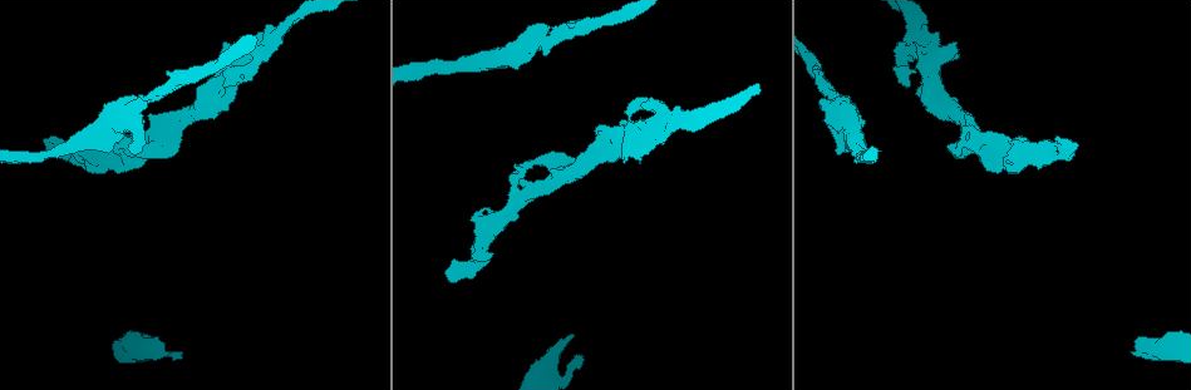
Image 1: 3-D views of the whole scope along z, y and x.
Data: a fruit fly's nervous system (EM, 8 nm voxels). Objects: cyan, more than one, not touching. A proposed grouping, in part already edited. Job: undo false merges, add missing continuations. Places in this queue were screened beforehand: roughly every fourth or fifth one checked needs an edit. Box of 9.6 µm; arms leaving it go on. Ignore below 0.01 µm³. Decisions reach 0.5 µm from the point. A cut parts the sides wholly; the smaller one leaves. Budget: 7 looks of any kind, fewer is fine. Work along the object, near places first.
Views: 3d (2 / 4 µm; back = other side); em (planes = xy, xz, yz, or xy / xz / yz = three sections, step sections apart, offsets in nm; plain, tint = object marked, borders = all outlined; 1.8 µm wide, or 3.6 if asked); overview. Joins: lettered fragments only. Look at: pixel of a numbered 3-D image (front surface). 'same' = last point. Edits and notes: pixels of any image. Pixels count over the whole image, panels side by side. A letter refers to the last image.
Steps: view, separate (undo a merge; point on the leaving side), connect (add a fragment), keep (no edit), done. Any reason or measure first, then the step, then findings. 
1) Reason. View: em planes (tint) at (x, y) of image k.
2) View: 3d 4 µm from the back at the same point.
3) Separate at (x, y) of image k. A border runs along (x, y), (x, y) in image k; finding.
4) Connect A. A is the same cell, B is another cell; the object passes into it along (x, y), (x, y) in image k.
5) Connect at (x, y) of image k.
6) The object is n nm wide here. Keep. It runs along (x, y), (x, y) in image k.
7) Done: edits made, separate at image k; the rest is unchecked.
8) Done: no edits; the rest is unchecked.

Abrupt turn. View: 3d 2 µm at (552, 187) of image 1.

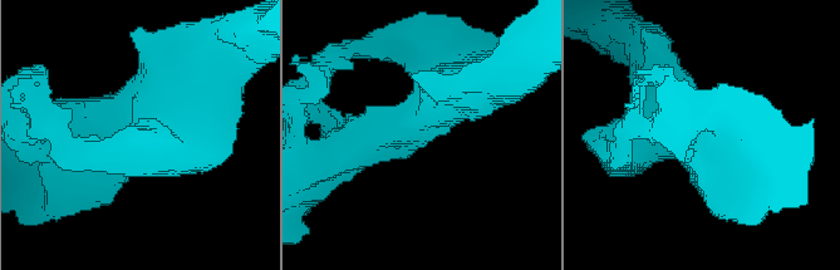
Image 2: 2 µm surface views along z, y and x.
Need the tissue. View: em xy step 8 (tint) at (416, 127) of image 2.

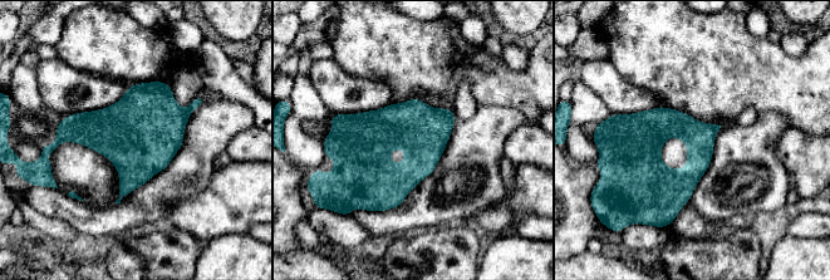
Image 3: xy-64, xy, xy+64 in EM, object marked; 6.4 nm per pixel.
View: em xy step 8 (borders) at the same point.

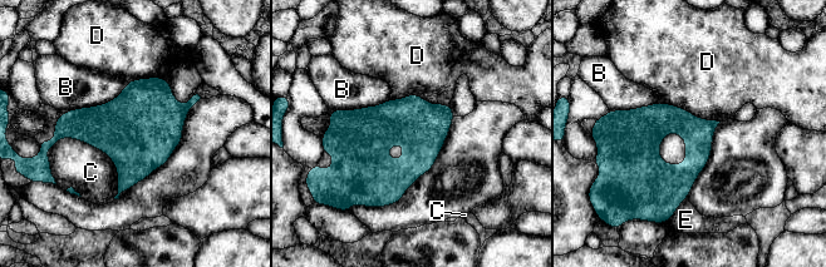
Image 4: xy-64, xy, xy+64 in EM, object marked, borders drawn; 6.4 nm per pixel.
Keep. B, C, D and E are other cells; a border runs along (658, 102), (719, 122) in image 4; one neuron here.

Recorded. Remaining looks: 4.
Free end. View: 3d 4 µm at (450, 269) of image 1.

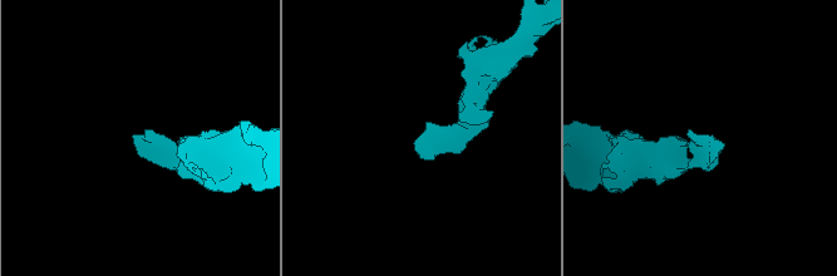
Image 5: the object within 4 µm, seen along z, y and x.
Now the EM. View: em xz step 4 (tint) at (137, 137) of image 5.

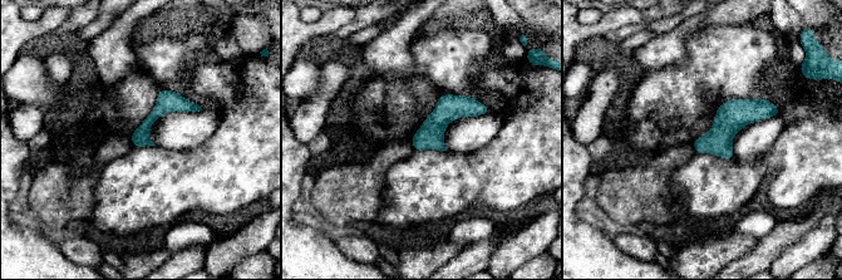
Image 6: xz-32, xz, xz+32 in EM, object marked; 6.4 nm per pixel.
View: em planes (borders) at the same point.

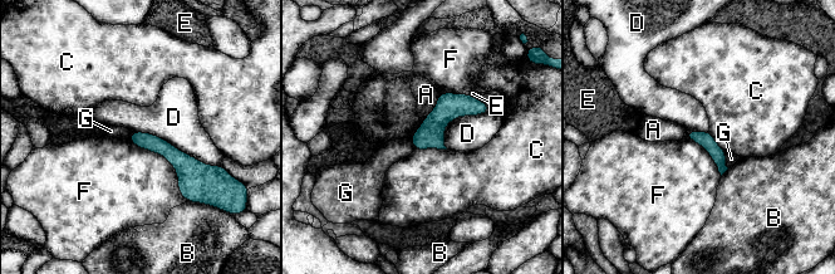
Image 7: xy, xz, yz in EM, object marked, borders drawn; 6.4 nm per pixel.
The longest contact is with D, 600 nm. Keep. A, B, C, D, E, F and G are other cells; it runs along (134, 135), (163, 147), (205, 177) in image 7; none of them fits.

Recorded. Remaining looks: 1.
Done: no edits; the rest is unchecked.

